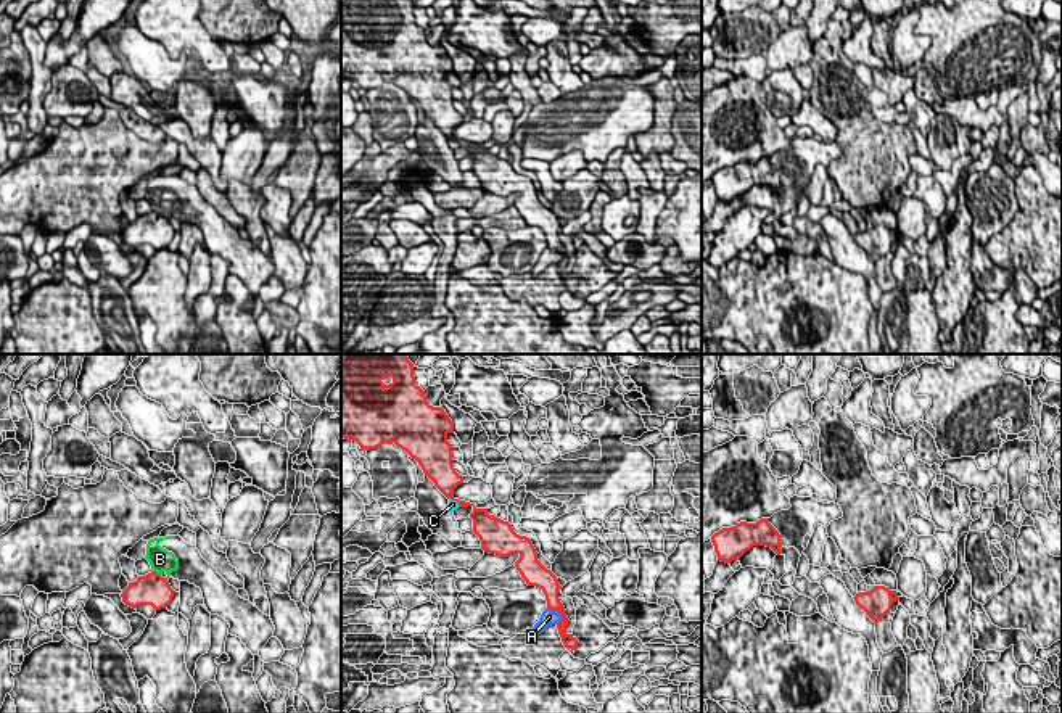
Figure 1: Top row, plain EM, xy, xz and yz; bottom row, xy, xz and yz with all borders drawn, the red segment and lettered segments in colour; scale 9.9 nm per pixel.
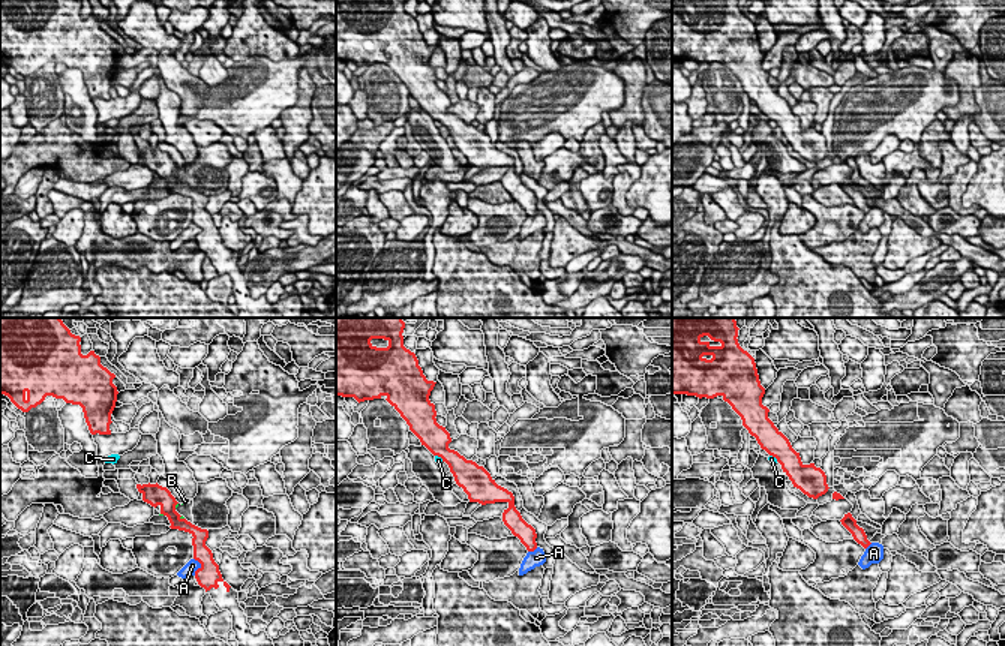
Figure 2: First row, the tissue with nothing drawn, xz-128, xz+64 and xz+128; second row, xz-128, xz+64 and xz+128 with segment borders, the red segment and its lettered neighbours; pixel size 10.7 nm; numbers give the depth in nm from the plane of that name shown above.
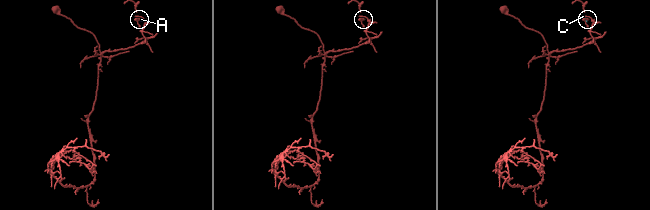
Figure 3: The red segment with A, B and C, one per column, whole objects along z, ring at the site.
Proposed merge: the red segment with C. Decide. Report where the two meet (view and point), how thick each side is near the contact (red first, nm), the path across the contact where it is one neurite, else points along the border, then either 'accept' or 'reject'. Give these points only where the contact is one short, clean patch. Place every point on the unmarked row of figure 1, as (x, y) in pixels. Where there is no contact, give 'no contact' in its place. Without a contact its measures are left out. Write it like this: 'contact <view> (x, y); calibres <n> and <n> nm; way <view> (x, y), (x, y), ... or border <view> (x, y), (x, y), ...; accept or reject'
contact xz (456, 139); calibres 240 and 90 nm; border xz (449, 137), (461, 145); reject

